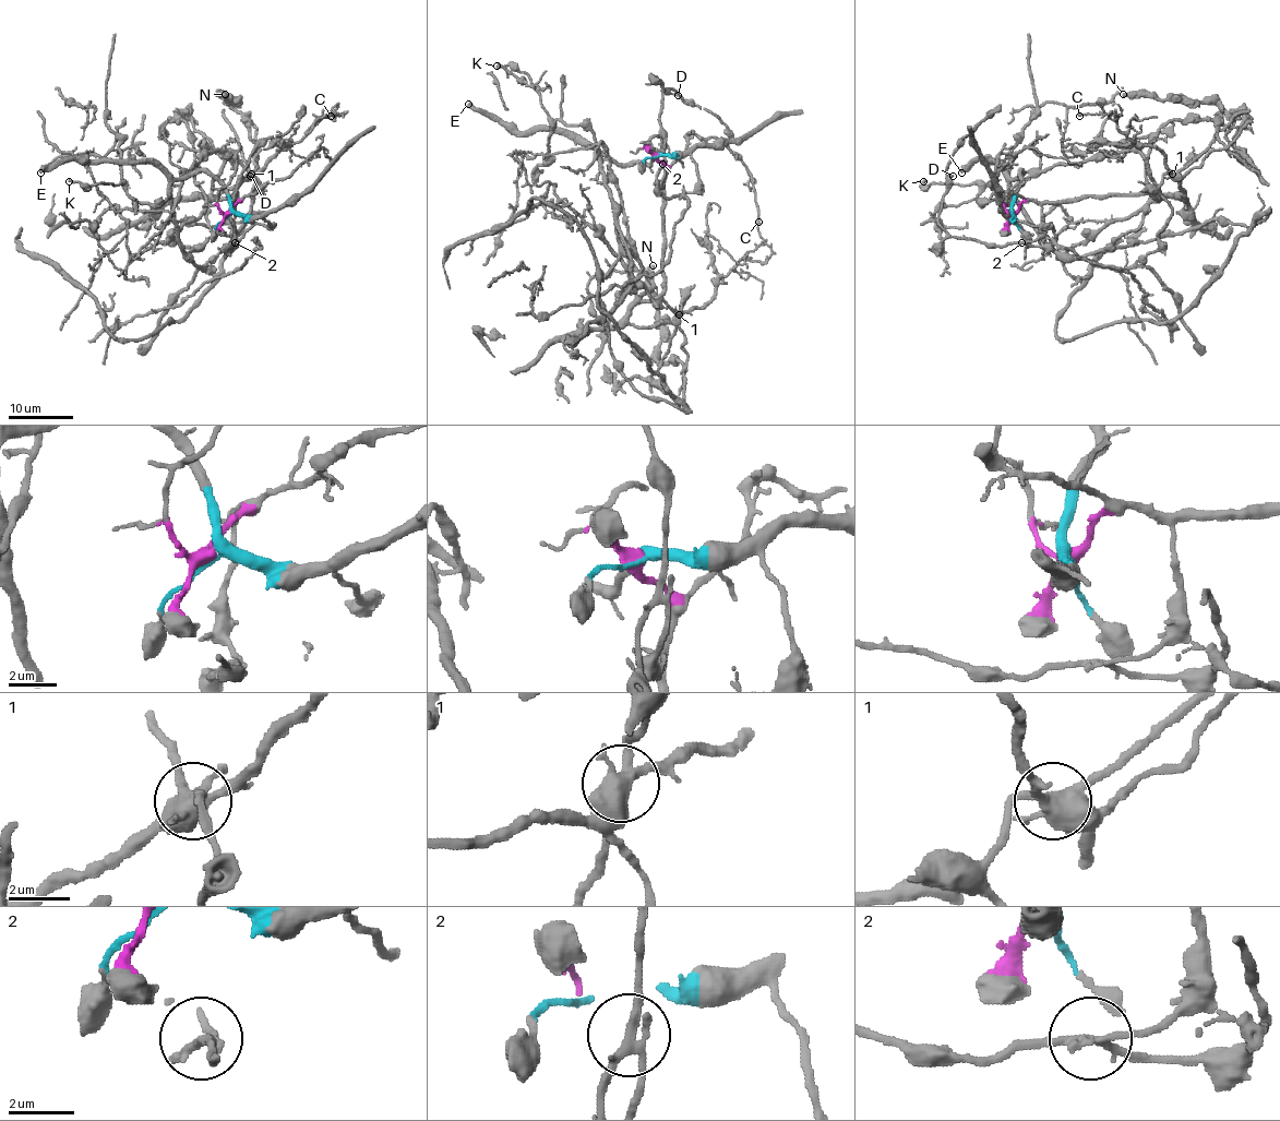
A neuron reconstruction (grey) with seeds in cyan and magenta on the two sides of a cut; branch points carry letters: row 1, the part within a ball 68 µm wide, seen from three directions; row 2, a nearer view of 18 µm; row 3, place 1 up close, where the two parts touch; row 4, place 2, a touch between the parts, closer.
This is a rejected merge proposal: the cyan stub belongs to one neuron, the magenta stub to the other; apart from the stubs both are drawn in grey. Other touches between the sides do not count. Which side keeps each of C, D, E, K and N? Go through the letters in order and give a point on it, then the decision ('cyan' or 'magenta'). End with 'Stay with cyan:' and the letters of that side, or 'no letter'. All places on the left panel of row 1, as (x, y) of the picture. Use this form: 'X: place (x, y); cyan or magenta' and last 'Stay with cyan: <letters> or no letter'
C: place (331, 116); magenta
D: place (250, 176); cyan
E: place (40, 173); cyan
K: place (69, 181); cyan
N: place (225, 94); magenta
Stay with cyan: D, E, K

